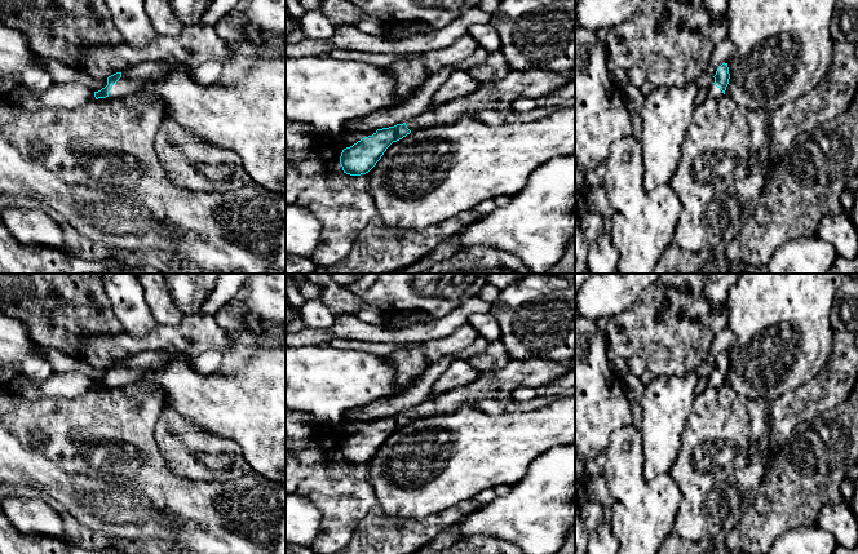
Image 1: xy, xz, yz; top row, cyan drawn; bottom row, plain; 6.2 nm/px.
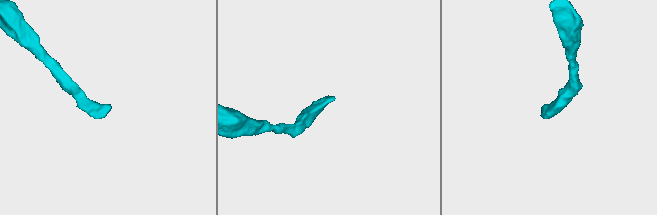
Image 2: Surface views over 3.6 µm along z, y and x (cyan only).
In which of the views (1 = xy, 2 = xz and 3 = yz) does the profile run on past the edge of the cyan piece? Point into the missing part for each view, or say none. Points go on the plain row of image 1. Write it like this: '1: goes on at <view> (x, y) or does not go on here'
1: goes on at xy (132, 368)
2: goes on at xz (534, 372)
3: goes on at yz (715, 381)

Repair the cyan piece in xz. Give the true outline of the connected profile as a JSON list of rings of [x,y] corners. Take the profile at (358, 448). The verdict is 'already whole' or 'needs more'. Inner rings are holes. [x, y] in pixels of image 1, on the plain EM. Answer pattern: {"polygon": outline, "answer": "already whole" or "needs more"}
{"polygon": [[[539,358],[510,360],[497,372],[481,373],[468,386],[430,398],[403,413],[377,418],[372,425],[364,426],[353,435],[344,438],[340,453],[346,464],[366,464],[376,455],[393,431],[402,429],[416,418],[451,413],[463,407],[478,407],[479,402],[497,399],[519,386],[536,389],[563,377],[572,369],[575,369],[575,360],[566,365]]], "answer": "needs more"}

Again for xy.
{"polygon": [[[147,350],[127,358],[123,363],[116,362],[107,367],[107,374],[94,381],[98,387],[116,387],[136,384],[147,372],[163,369],[167,364],[167,354],[162,350]]], "answer": "needs more"}

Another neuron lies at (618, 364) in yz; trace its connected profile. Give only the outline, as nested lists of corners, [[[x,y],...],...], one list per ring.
[[[607,349],[607,360],[612,372],[622,380],[629,373],[627,359],[622,358],[612,349]]]

